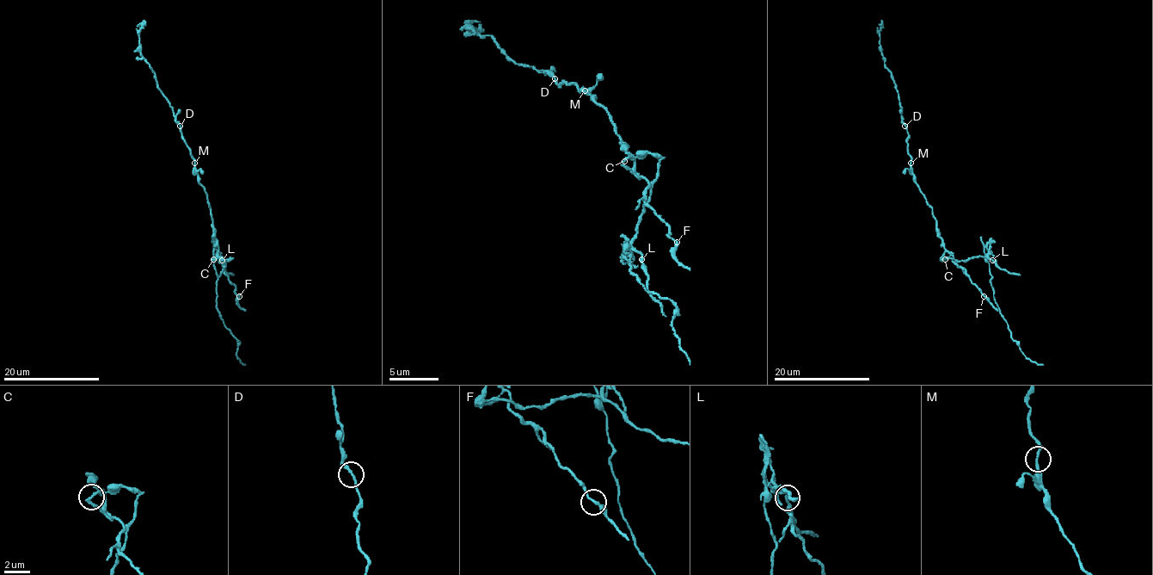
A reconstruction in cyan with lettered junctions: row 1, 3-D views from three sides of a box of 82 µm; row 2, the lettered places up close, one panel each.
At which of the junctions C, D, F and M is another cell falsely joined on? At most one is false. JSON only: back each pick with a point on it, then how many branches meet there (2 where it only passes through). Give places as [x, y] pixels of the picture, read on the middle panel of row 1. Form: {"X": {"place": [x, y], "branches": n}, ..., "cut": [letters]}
{"C": {"place": [624, 161], "branches": 2}, "cut": ["C"]}

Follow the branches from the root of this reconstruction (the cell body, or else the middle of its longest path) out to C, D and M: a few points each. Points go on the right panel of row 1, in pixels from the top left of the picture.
C: (934, 216), (937, 235), (944, 248), (944, 259)
D: (934, 216), (912, 172), (910, 157), (907, 151), (908, 134), (904, 126)
M: (934, 216), (932, 208), (916, 182), (910, 163)

